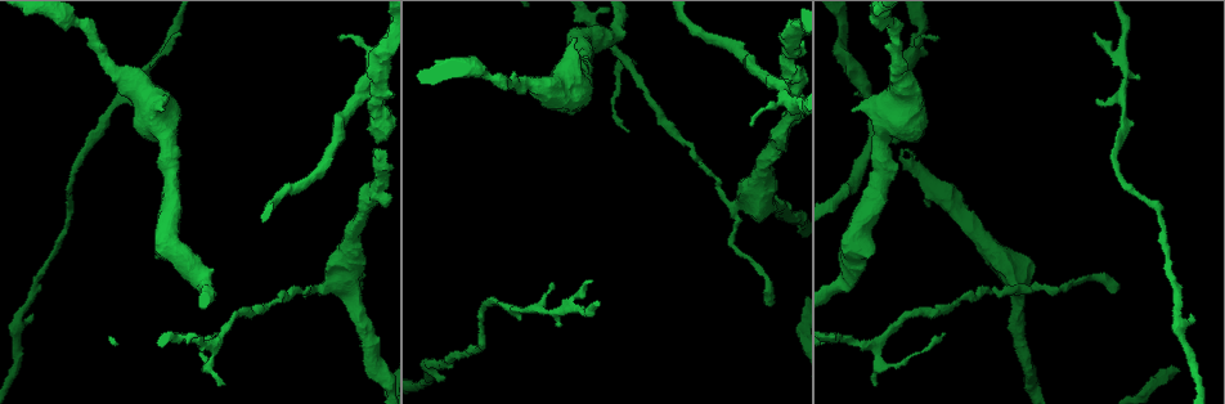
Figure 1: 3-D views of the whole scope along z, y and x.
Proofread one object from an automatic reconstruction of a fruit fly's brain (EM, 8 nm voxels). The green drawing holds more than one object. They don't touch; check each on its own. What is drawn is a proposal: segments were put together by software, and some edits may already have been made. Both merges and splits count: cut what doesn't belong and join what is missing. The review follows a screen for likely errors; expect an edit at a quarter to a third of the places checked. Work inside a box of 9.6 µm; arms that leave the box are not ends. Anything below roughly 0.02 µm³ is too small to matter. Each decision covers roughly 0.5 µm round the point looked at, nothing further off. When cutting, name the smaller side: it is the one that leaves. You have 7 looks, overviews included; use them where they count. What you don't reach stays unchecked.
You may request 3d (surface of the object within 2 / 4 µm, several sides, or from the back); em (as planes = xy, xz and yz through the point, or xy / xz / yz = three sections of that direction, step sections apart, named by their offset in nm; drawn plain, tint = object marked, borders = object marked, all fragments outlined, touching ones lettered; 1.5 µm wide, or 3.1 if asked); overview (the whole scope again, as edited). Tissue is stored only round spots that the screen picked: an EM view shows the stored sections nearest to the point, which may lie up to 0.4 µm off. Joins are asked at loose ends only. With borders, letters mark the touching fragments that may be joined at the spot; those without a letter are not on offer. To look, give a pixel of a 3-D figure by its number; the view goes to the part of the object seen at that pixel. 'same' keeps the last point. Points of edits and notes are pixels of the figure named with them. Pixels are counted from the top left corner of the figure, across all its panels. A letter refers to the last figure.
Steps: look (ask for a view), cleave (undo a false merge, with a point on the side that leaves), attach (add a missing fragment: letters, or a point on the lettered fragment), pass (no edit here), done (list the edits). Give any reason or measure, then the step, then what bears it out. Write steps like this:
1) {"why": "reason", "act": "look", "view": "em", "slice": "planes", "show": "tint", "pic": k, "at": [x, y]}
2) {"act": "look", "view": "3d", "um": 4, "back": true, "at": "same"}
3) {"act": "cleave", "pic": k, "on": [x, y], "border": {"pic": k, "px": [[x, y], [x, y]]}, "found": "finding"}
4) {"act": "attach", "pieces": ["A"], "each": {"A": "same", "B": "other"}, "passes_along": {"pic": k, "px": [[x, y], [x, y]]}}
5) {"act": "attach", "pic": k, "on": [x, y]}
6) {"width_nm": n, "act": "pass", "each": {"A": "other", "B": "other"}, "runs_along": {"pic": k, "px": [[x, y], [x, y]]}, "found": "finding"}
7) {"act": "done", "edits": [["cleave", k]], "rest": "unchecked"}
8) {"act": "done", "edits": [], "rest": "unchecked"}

{"why": "an open end", "act": "look", "view": "em", "slice": "xy", "step": 4, "show": "plain", "pic": 1, "at": [553, 286]}

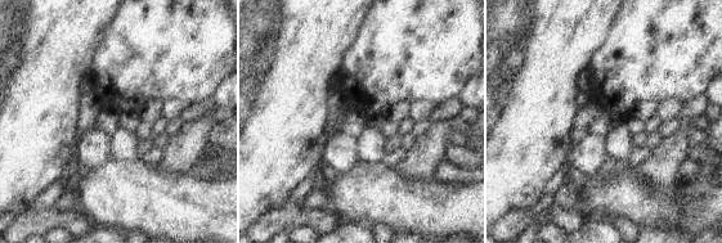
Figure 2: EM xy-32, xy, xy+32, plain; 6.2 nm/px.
{"why": "where the object lies", "act": "look", "view": "em", "slice": "xy", "step": 4, "show": "tint", "at": "same"}

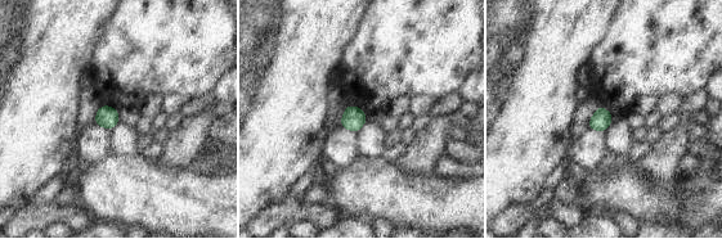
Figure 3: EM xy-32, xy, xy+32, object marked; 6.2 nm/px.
{"act": "look", "view": "em", "slice": "xy", "step": 4, "show": "borders", "at": "same"}

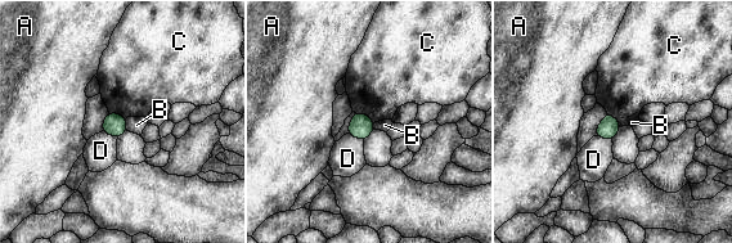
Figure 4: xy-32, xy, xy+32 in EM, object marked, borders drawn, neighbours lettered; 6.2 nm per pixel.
{"longest_contact_nm": ["C", 140], "act": "pass", "each": {"A": "other", "B": "other", "C": "other", "D": "other"}, "found": "none of them fits"}

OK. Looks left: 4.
{"act": "look", "view": "3d", "um": 4, "pic": 1, "at": [1015, 286]}

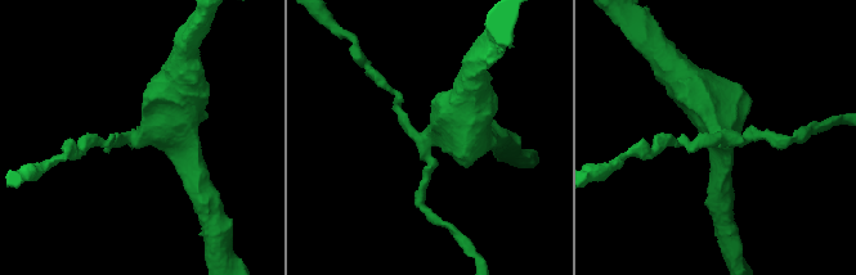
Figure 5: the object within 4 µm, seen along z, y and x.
{"act": "look", "view": "em", "slice": "planes", "show": "borders", "pic": 5, "at": [439, 132]}

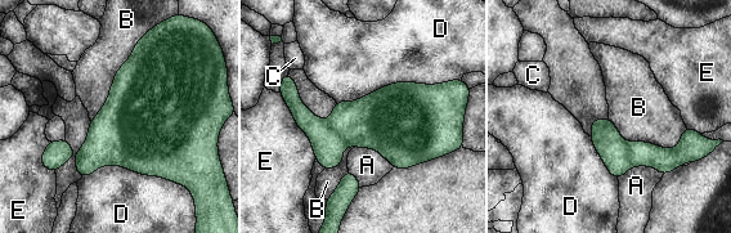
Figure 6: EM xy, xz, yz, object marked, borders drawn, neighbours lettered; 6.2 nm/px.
{"longest_contact_nm": ["D", 650], "act": "cleave", "pic": 6, "on": [328, 147], "each": {"A": "other", "B": "other", "C": "other", "D": "other", "E": "other"}, "border": {"pic": 6, "px": [[327, 121], [345, 143]]}, "found": "two cells meet here"}

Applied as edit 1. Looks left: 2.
{"act": "done", "edits": [["cleave", 6]], "rest": "unchecked"}

